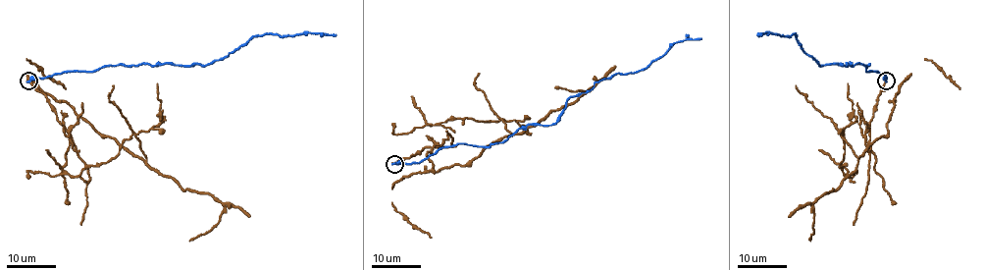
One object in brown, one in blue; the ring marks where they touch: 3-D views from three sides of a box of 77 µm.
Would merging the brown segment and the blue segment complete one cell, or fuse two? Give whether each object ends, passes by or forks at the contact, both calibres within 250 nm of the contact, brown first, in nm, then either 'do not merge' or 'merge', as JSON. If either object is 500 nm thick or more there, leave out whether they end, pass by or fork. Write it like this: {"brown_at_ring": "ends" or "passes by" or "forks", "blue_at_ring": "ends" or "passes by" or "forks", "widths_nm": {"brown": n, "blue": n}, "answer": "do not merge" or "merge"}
{"brown_at_ring": "ends", "blue_at_ring": "ends", "widths_nm": {"brown": 220, "blue": 320}, "answer": "do not merge"}

